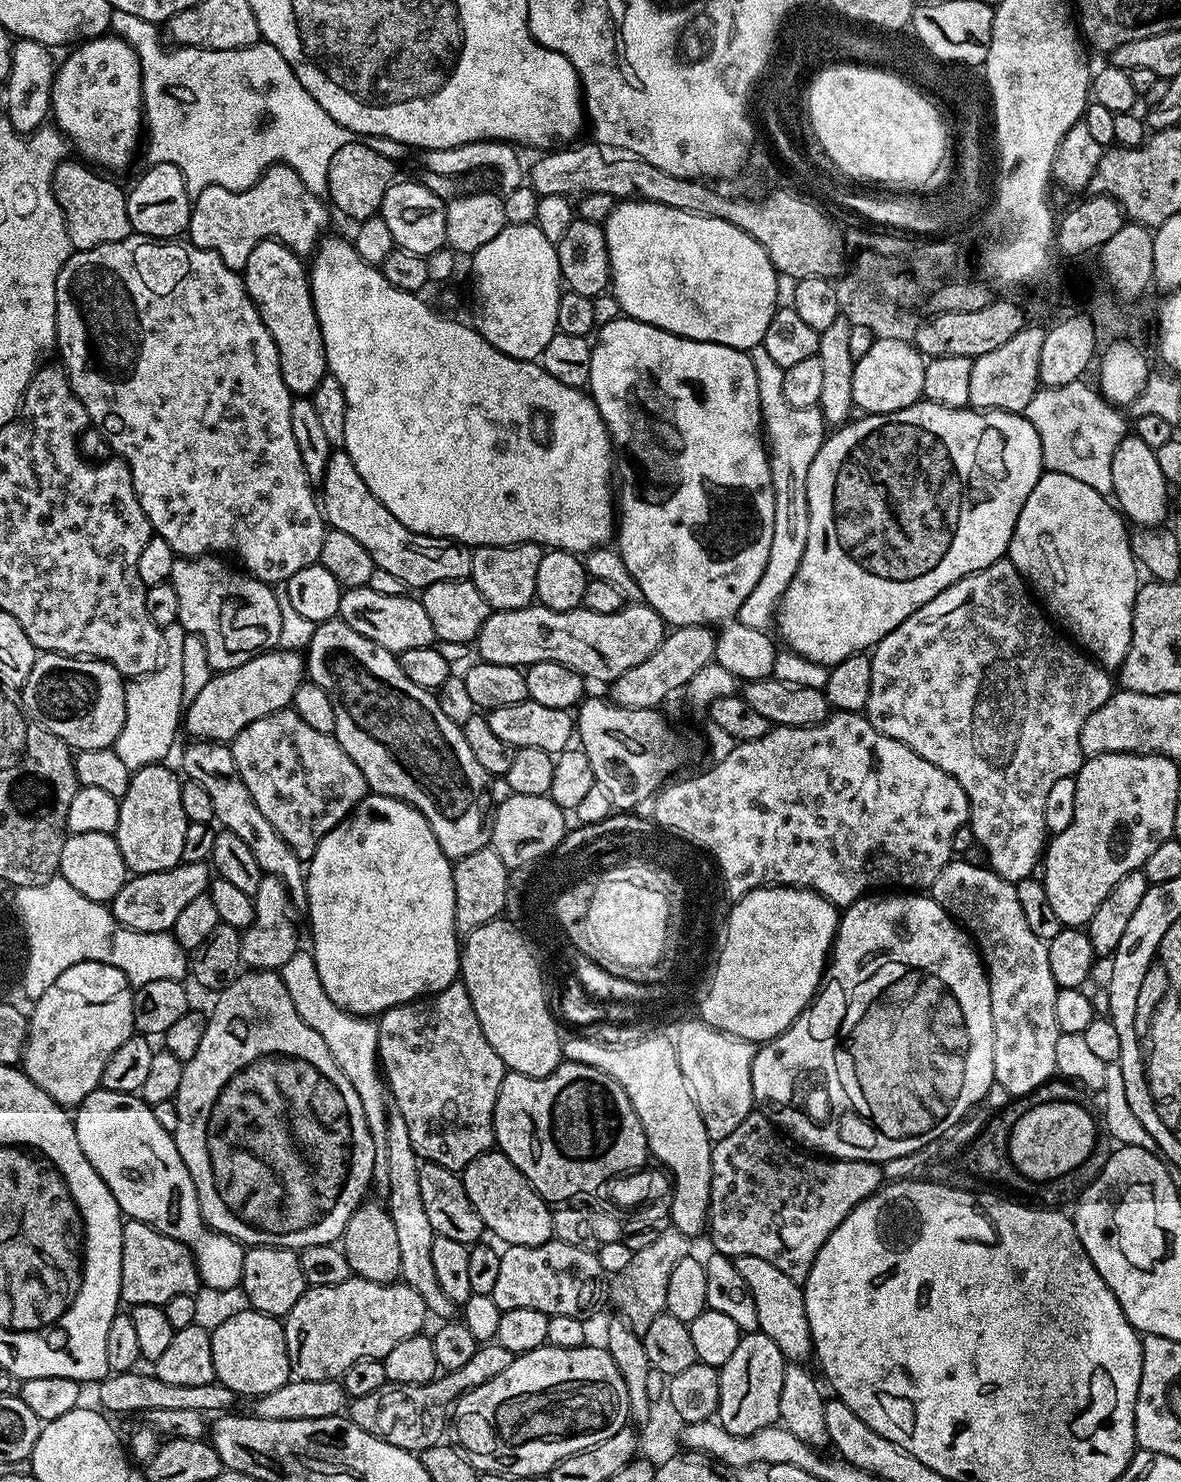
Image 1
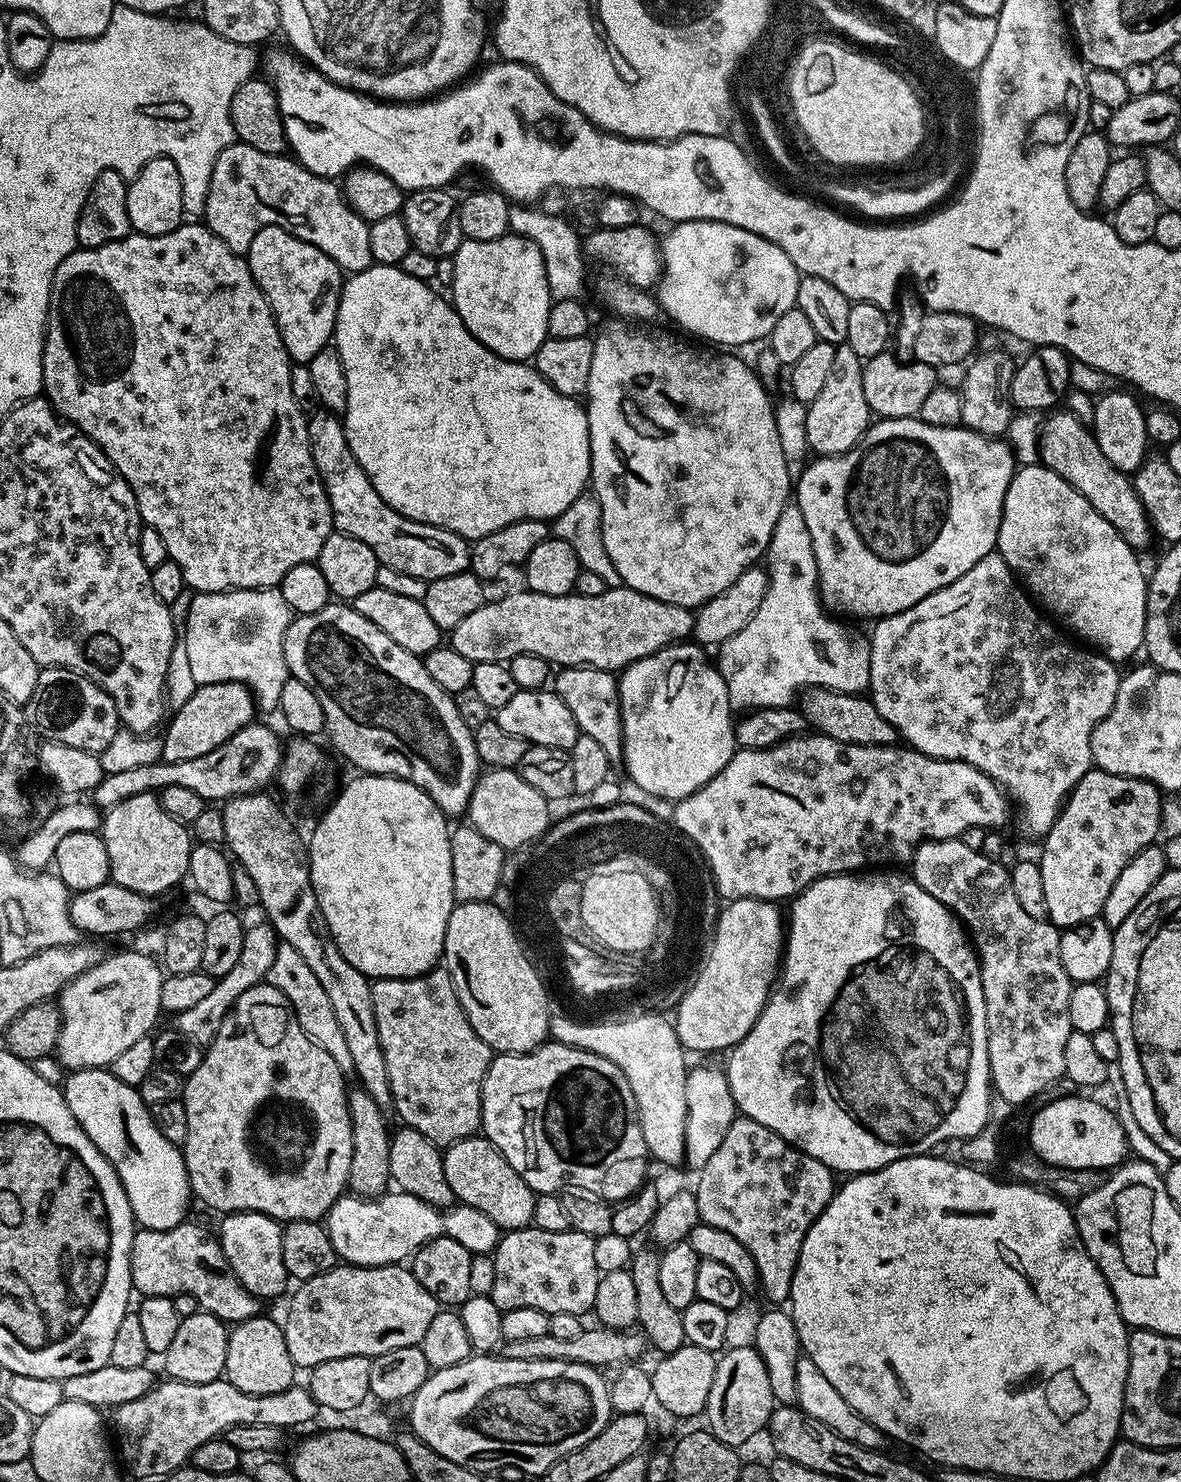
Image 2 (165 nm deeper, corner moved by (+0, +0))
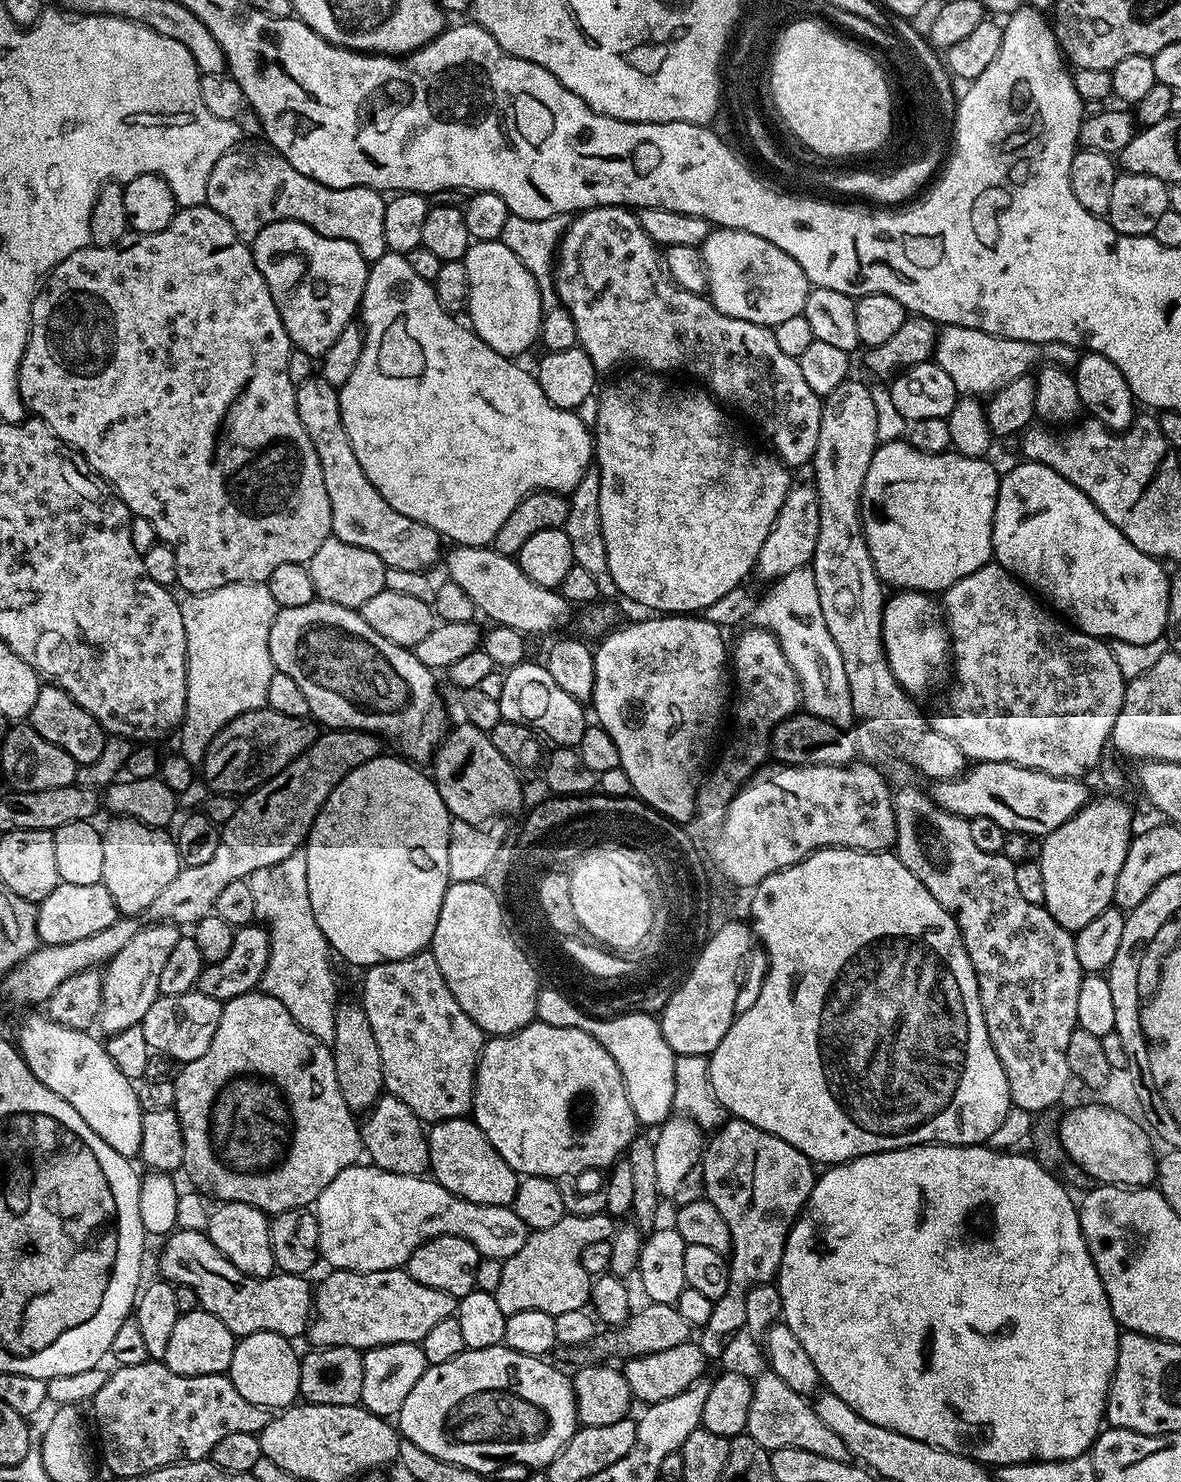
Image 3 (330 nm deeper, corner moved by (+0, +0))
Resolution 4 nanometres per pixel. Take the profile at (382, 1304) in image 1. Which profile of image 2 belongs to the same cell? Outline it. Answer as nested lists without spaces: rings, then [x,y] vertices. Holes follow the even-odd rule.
[[[341,1263],[335,1268],[326,1270],[326,1274],[318,1274],[318,1278],[310,1278],[303,1281],[299,1285],[300,1288],[296,1293],[291,1293],[292,1301],[288,1304],[288,1313],[282,1319],[282,1327],[284,1329],[284,1337],[286,1338],[286,1350],[290,1350],[290,1358],[297,1369],[311,1370],[316,1368],[322,1362],[331,1362],[334,1358],[354,1358],[355,1356],[373,1357],[378,1354],[386,1354],[386,1350],[398,1350],[402,1346],[419,1345],[422,1334],[426,1334],[430,1322],[434,1319],[434,1314],[441,1311],[442,1305],[436,1301],[434,1294],[430,1294],[430,1290],[426,1290],[426,1286],[422,1286],[422,1282],[418,1282],[418,1278],[414,1278],[411,1267],[401,1266],[400,1264],[383,1264],[377,1268],[360,1268],[356,1264]]]

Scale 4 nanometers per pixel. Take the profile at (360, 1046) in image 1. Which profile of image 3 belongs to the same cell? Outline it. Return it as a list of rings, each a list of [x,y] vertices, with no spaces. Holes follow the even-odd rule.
[[[301,850],[290,854],[290,858],[282,858],[282,862],[274,866],[254,870],[254,874],[248,876],[247,882],[256,899],[256,920],[267,927],[270,938],[270,958],[259,982],[259,991],[270,998],[278,998],[278,1002],[282,1002],[282,1006],[290,1012],[290,1018],[294,1018],[294,1022],[298,1022],[302,1030],[321,1040],[325,1046],[331,1046],[334,1042],[334,1014],[338,1003],[336,972],[332,969],[334,953],[328,947],[328,939],[324,937],[322,930],[318,930],[318,922],[310,906],[306,886],[306,854]]]

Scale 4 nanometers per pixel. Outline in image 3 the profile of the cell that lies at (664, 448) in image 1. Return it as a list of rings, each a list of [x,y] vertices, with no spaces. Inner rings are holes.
[[[647,370],[625,372],[628,373],[606,385],[604,393],[603,388],[599,393],[598,418],[594,425],[594,464],[600,474],[598,510],[602,518],[602,538],[606,542],[606,562],[610,562],[610,578],[614,578],[614,586],[621,597],[624,595],[644,608],[652,608],[648,610],[653,613],[700,614],[713,602],[718,602],[722,594],[730,594],[730,590],[745,583],[748,575],[753,575],[758,550],[762,550],[762,542],[766,542],[766,534],[770,534],[778,518],[778,510],[782,510],[782,502],[786,502],[788,491],[794,487],[793,473],[771,451],[759,452],[754,445],[747,444],[732,429],[729,413],[707,391],[699,387],[675,388],[664,381],[667,379],[663,375]]]

